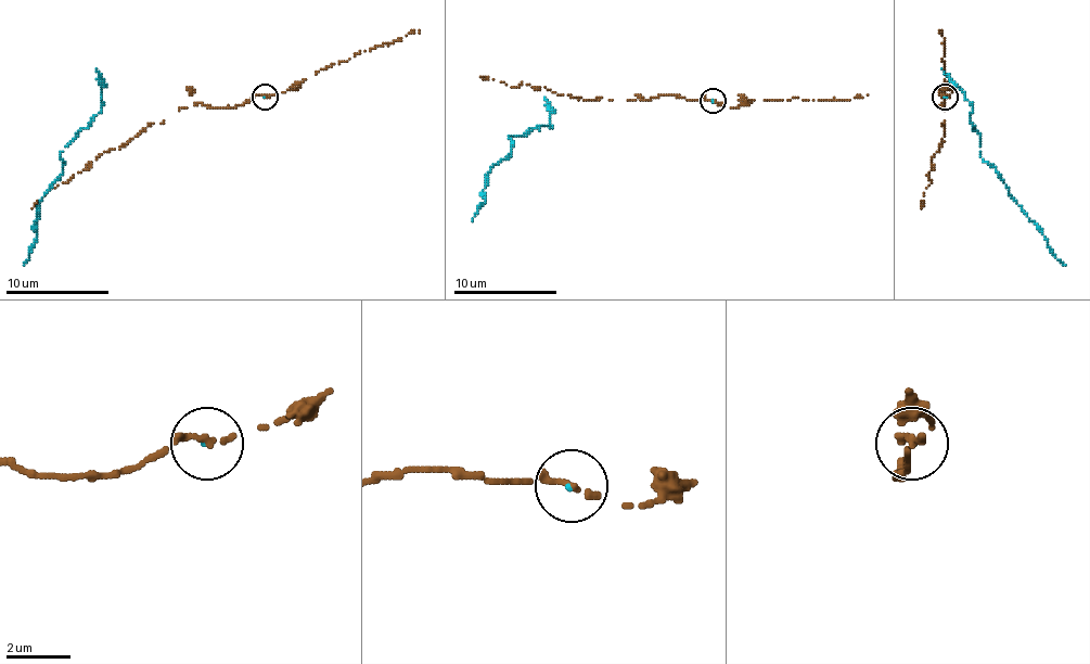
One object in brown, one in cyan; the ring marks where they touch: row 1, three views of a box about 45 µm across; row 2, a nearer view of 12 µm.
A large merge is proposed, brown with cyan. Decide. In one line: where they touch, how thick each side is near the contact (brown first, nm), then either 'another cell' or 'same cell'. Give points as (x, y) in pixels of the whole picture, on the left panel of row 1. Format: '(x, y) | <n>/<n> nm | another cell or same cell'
(265, 97) | 280/70 nm | same cell

